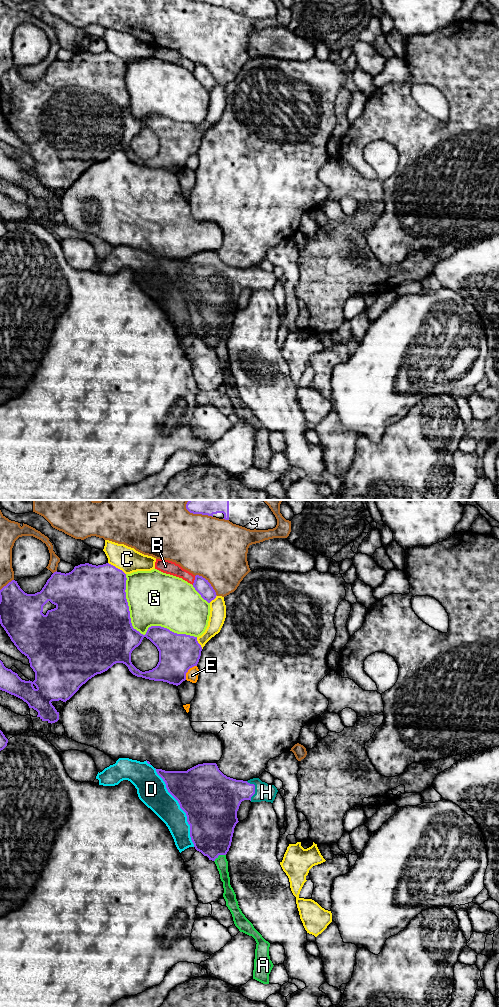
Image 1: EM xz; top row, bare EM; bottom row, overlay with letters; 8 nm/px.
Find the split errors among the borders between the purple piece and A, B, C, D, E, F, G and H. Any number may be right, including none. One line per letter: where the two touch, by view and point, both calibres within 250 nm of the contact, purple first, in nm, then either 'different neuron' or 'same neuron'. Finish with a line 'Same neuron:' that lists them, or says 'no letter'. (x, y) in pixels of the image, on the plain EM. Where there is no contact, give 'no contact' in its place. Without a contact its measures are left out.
A: meets purple in xz at (219, 342); 360 nm thick on the purple side, 100 nm on the other; different neuron
B: meets purple in xz at (194, 68); 120 nm thick on the purple side, 110 nm on the other; different neuron
C: meets purple in xz at (117, 56); 440 nm thick on the purple side, 200 nm on the other; different neuron
D: meets purple in xz at (180, 295); 460 nm thick on the purple side, 220 nm on the other; different neuron
E: meets purple in xz at (187, 159); 300 nm thick on the purple side, 100 nm on the other; different neuron
F: meets purple in xz at (208, 70); 120 nm thick on the purple side, 460 nm on the other; different neuron
G: meets purple in xz at (138, 119); 420 nm thick on the purple side, 360 nm on the other; different neuron
H: meets purple in xz at (254, 277); 300 nm thick on the purple side, 140 nm on the other; same neuron
Same neuron: H

